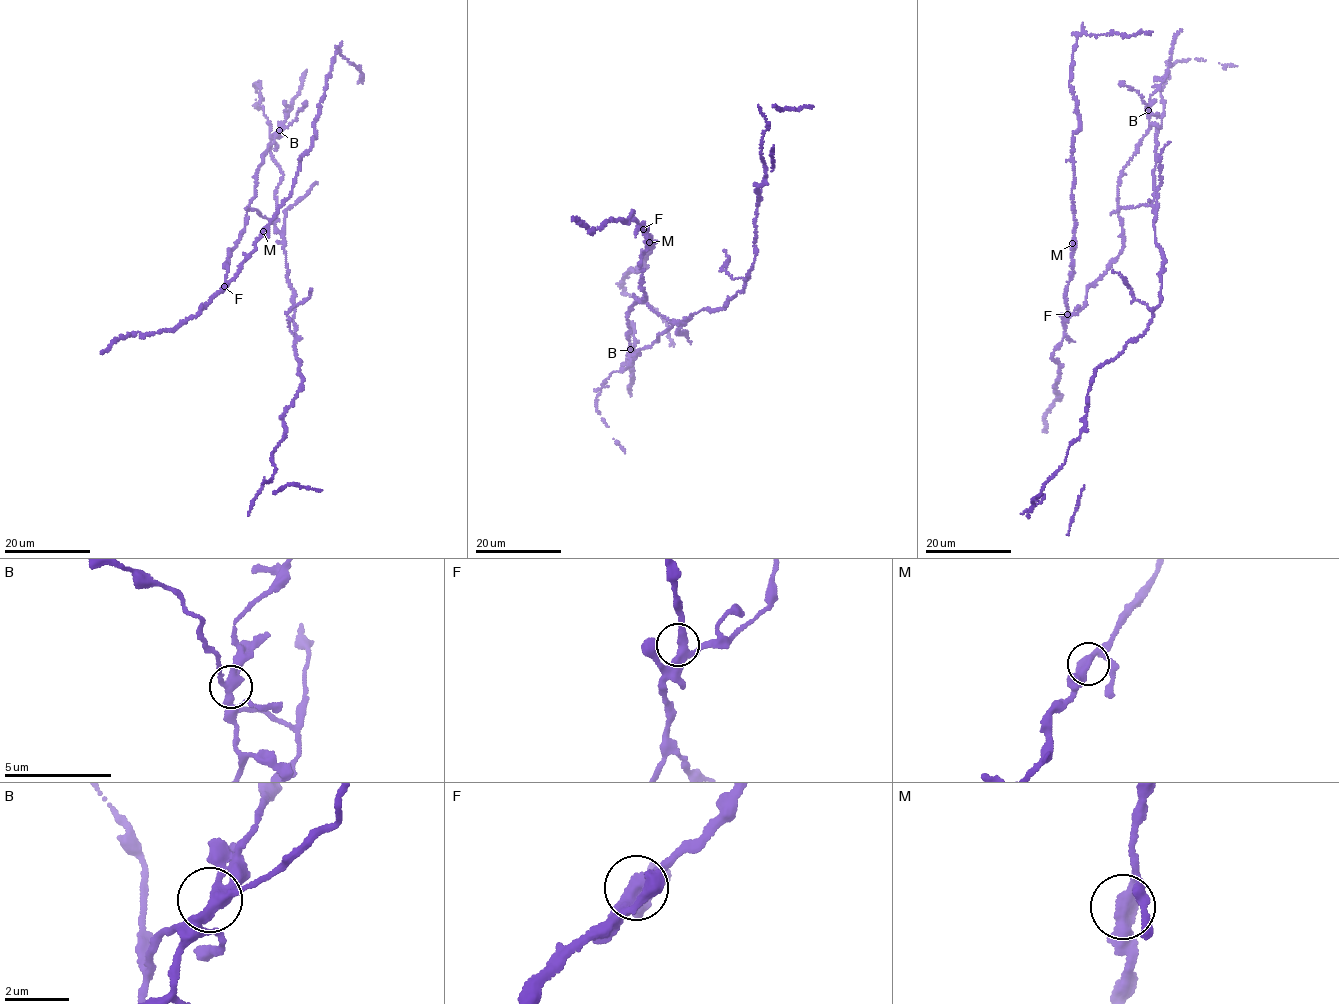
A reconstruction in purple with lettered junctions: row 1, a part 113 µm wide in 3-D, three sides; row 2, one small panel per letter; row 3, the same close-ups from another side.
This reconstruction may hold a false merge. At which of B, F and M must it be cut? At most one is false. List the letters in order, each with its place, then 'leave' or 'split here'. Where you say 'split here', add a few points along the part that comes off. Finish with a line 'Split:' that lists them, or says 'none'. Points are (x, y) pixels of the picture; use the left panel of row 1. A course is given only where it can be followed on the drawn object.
B: place (279, 130); split here
F: place (224, 286); leave
M: place (263, 231); leave
Split: B

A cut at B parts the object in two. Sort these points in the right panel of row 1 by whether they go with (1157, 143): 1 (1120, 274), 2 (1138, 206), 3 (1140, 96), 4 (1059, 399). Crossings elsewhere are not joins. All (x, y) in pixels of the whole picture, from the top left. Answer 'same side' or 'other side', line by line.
1: same side
2: same side
3: same side
4: other side

